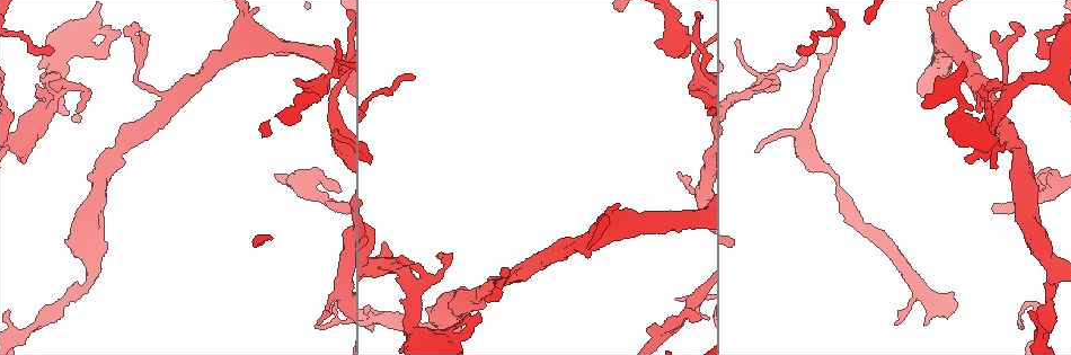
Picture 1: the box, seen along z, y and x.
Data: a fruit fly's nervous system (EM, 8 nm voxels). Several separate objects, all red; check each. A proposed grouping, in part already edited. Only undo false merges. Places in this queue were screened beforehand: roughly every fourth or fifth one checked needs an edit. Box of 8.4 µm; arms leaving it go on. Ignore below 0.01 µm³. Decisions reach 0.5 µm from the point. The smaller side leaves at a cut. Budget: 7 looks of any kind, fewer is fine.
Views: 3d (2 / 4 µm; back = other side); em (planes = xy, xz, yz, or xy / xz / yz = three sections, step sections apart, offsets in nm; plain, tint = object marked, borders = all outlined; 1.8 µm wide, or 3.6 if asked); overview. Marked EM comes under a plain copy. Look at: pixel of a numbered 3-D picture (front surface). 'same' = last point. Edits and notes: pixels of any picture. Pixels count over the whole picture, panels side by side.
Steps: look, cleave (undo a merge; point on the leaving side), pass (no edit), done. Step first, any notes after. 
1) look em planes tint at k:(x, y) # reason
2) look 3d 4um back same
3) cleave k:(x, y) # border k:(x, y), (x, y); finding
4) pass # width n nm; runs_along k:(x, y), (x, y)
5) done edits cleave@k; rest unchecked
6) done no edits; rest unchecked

look em yz step 16 tint at 1:(22, 139) # sharp bend

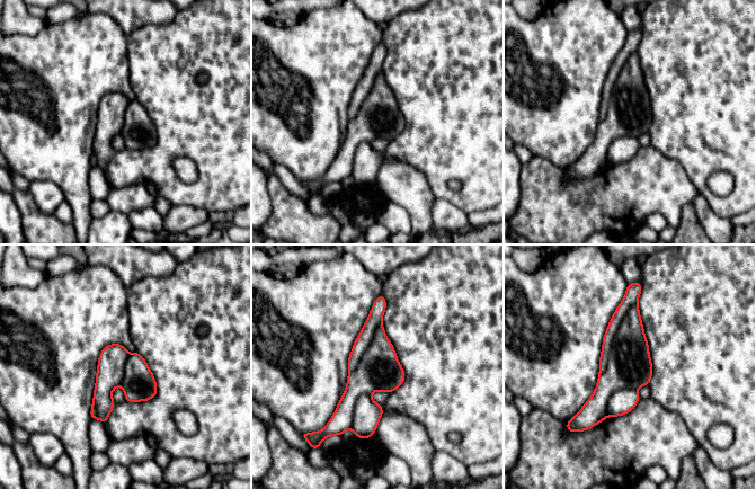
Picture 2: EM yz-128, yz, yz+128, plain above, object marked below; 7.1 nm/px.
cleave 2:(629, 366) # border 2:(636, 303), (599, 373); two neurons meet here

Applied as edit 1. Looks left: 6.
look overview # see it whole again

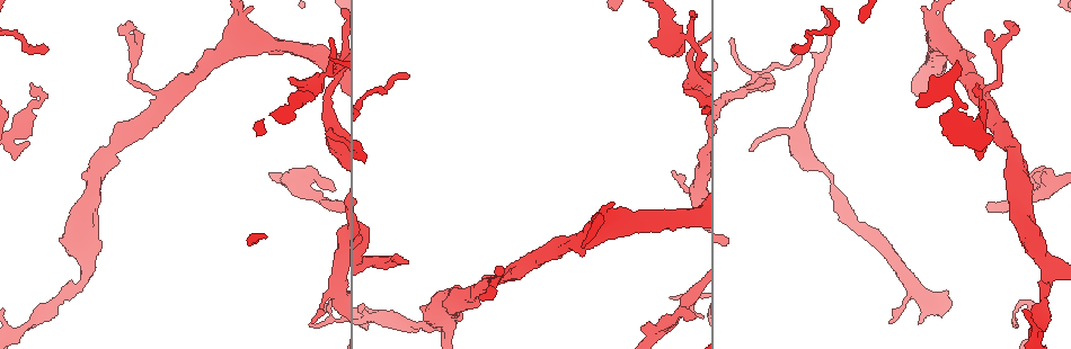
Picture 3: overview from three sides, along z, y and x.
look em planes tint at 3:(300, 188) # two arms at a narrow angle

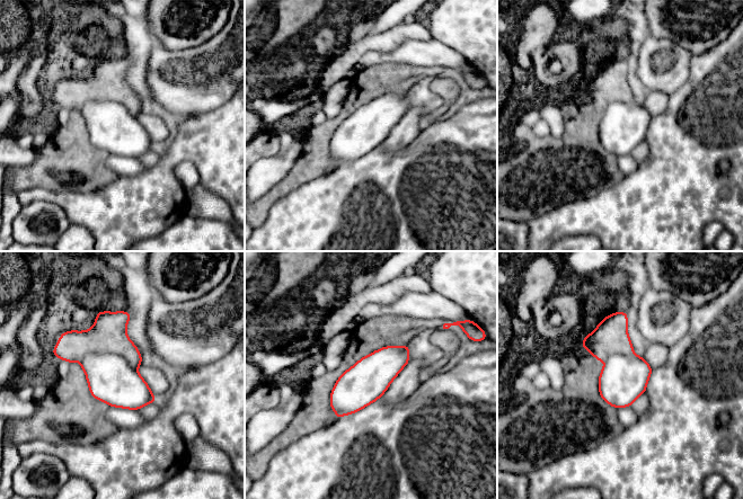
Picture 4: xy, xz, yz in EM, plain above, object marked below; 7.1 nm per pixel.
cleave 4:(108, 333) # border 4:(80, 359), (115, 353), (135, 368); two neurons meet here

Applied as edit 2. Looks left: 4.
done edits cleave@2, cleave@4; rest unchecked

